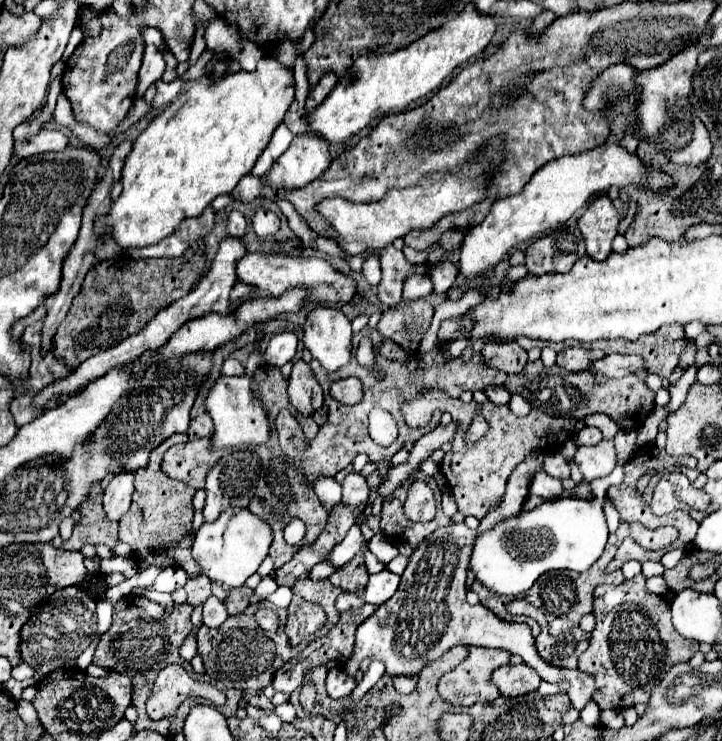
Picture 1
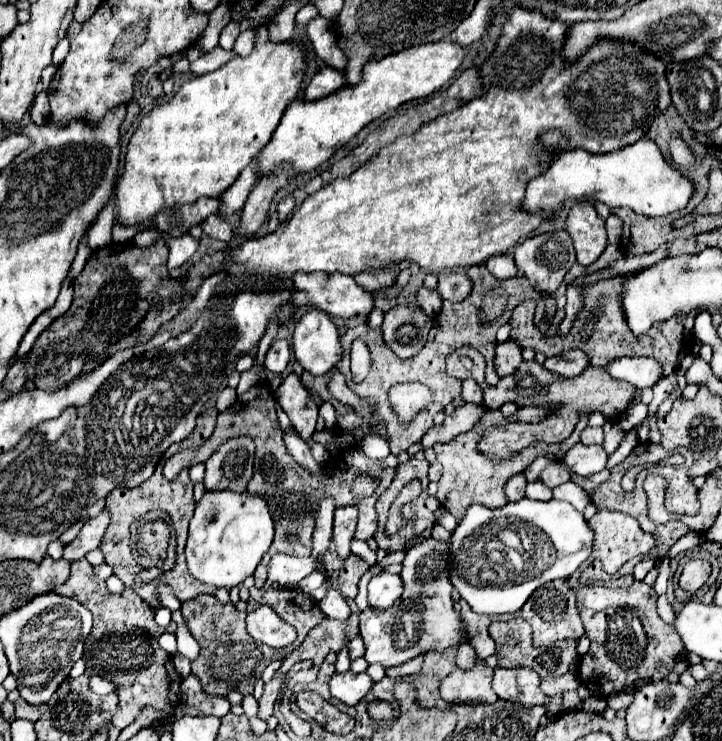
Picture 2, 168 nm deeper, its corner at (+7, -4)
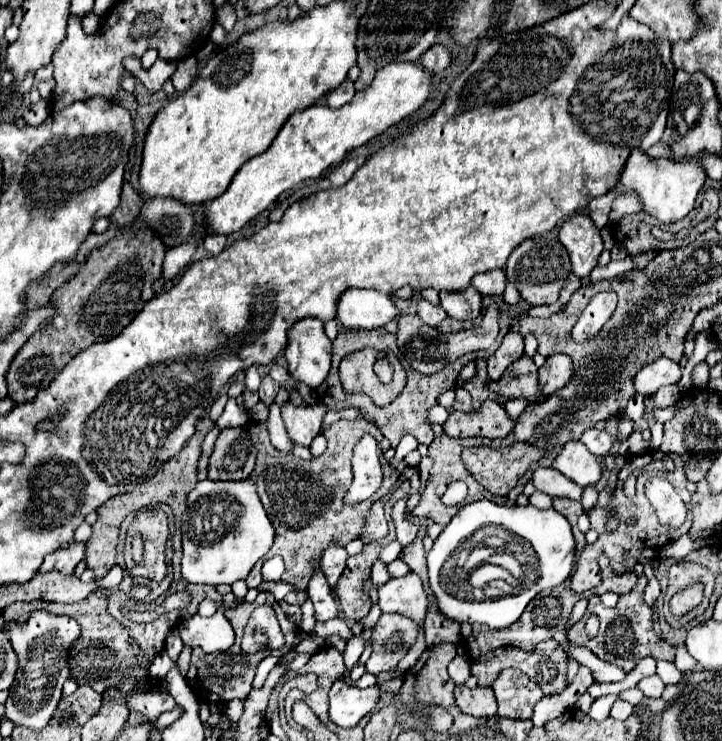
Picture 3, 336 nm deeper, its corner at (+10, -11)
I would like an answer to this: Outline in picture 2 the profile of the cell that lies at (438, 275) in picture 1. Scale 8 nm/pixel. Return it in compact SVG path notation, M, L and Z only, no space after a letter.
M444 270L438 274L438 292L444 300L460 302L472 292L472 280L464 272Z

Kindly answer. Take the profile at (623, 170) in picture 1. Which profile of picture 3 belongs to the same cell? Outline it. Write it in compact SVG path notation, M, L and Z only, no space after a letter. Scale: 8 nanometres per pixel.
M633 149L611 191L617 195L637 195L643 205L643 213L659 219L663 225L671 225L675 221L681 221L693 209L705 177L705 169L701 167L701 163L697 163L695 157L689 163L673 163L669 159L649 157L641 149Z

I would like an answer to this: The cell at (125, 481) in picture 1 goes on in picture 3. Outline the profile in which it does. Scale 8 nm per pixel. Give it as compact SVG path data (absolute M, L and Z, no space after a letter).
M87 541L71 543L69 549L57 549L55 553L47 555L39 571L45 573L45 571L51 571L51 569L57 569L61 573L73 573L77 563L81 559L85 559L85 553L87 553Z

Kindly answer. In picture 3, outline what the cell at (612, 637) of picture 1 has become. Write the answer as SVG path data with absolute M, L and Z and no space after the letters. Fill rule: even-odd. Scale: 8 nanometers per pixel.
M639 575L637 585L627 593L619 597L619 603L613 609L605 609L599 601L599 597L595 599L595 595L589 599L587 611L585 615L567 631L567 637L573 645L583 645L587 649L591 649L599 659L627 659L627 661L639 661L643 657L655 657L655 659L669 659L673 661L675 657L675 647L663 643L661 639L657 639L653 623L651 623L651 609L649 605L643 601L643 591L645 591L647 579L645 575ZM589 615L597 615L601 621L599 633L595 637L587 637L585 631L585 621L589 619Z

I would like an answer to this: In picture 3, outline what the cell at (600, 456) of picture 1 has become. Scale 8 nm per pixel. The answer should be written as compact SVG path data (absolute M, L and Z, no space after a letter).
M581 441L565 443L553 467L581 487L597 483L601 479L601 459L595 457L589 449L585 449Z

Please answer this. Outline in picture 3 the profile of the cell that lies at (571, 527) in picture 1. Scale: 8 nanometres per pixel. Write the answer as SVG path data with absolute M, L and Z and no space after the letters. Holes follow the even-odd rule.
M487 499L461 507L427 553L429 581L439 611L459 623L481 623L491 629L513 625L537 593L571 577L573 563L575 539L561 513L533 505L501 507ZM467 539L473 541L471 547L465 545ZM475 547L487 547L487 557L477 561Z

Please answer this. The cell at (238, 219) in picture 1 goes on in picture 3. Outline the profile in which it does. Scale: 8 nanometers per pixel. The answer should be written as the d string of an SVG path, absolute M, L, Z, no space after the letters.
M207 235L203 239L203 247L213 255L221 253L225 249L225 235Z

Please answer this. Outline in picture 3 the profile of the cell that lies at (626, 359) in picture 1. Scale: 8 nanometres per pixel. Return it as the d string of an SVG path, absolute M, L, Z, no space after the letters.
M657 359L649 365L645 365L635 377L633 377L633 385L635 391L643 397L649 397L653 393L657 393L661 387L673 385L681 379L681 367L679 363L673 363L671 359Z

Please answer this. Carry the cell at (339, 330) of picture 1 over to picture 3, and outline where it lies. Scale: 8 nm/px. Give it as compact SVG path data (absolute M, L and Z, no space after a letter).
M305 317L289 331L285 359L289 365L289 375L295 381L305 383L311 389L319 387L329 373L331 353L333 343L325 335L321 319Z

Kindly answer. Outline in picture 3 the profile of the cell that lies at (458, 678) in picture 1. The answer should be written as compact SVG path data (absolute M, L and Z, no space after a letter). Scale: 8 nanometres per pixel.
M457 685L455 687L455 703L463 713L469 713L473 717L491 717L497 713L497 701L491 687L467 687Z

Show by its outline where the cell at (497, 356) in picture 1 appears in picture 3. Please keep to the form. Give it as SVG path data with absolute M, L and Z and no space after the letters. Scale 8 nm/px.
M509 331L503 339L503 343L499 345L499 349L487 359L487 373L493 381L501 379L503 371L515 363L517 359L523 357L523 339L519 333Z

